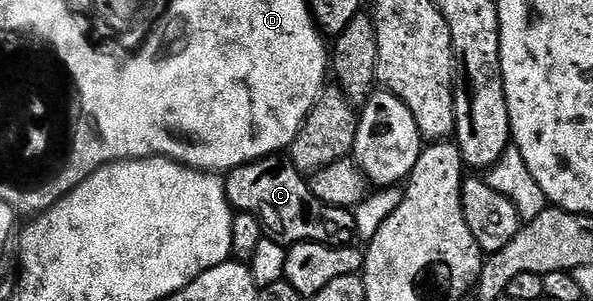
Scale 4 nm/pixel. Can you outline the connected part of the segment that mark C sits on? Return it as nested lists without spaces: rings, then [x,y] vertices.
[[[282,157],[258,159],[236,167],[225,176],[226,196],[235,212],[254,214],[267,227],[269,238],[283,245],[323,243],[329,247],[345,247],[356,239],[353,210],[333,207],[312,193],[303,172]]]

